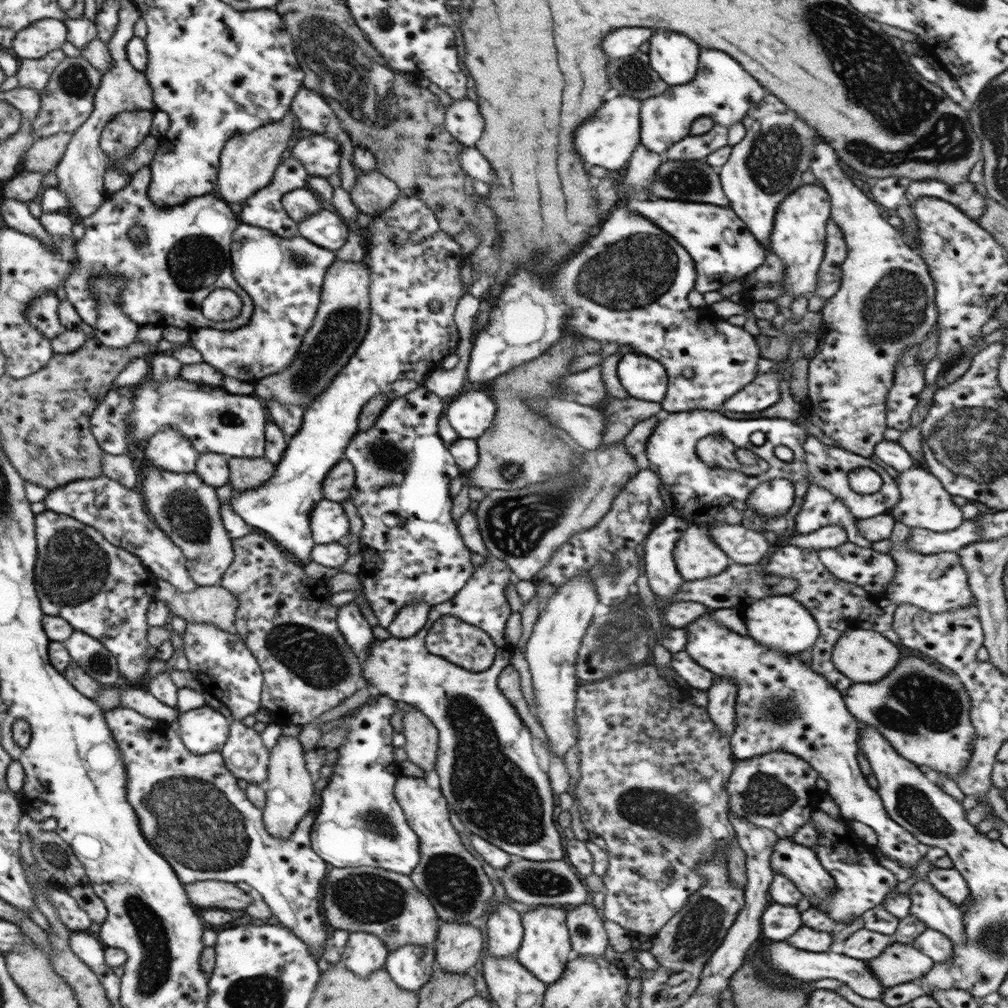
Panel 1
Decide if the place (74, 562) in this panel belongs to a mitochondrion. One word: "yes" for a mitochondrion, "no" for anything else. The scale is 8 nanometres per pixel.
yes

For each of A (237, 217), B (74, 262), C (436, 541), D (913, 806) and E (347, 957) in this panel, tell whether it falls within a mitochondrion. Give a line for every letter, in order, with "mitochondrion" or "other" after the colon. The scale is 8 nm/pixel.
A: other
B: other
C: other
D: mitochondrion
E: other

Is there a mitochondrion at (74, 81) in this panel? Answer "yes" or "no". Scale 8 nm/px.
yes

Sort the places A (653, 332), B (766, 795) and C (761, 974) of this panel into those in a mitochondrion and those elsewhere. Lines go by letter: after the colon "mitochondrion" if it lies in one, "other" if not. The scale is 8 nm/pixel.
A: other
B: mitochondrion
C: other

